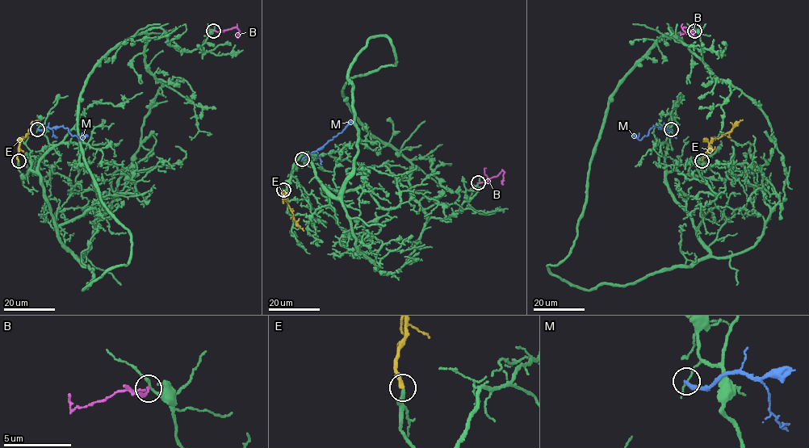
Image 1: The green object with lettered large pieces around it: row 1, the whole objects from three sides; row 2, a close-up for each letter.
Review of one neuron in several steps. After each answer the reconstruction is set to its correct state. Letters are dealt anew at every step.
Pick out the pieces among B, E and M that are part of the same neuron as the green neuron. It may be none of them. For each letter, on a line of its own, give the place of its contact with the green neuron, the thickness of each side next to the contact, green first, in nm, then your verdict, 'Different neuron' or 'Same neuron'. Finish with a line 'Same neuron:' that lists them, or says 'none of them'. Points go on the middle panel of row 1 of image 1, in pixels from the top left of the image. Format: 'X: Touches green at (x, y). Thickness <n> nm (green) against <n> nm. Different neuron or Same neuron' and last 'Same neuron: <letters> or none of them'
B: Touches green at (478, 182). Thickness 180 nm (green) against 200 nm. Different neuron
E: Touches green at (283, 190). Thickness 200 nm (green) against 360 nm. Same neuron
M: Touches green at (302, 159). Thickness 110 nm (green) against 280 nm. Different neuron
Same neuron: E

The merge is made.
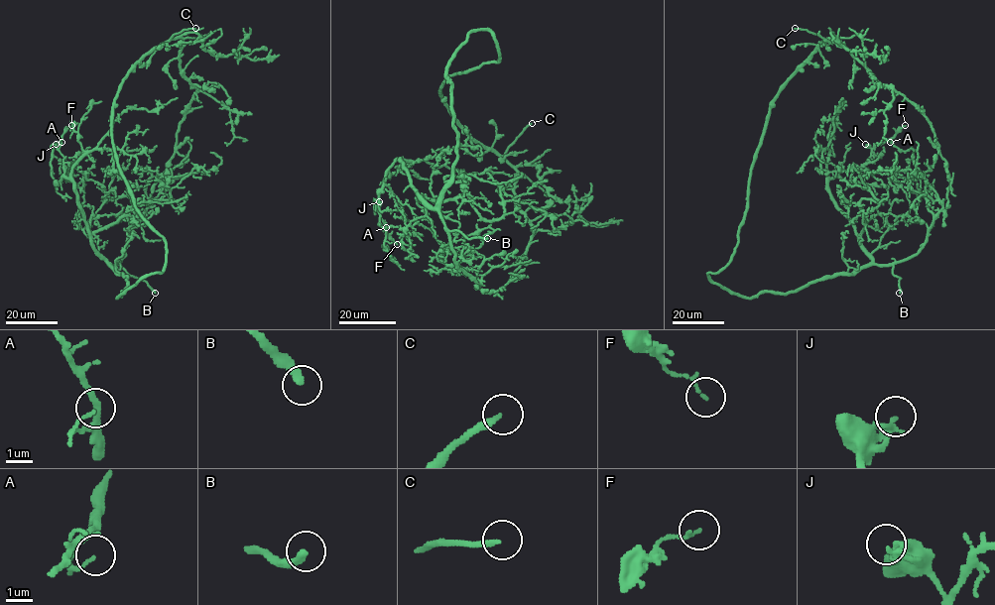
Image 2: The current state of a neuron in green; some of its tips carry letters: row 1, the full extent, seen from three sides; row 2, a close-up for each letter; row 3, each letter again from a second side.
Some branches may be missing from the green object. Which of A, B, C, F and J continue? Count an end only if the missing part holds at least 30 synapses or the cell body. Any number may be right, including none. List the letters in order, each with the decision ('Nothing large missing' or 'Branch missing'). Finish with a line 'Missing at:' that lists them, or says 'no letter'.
A: Nothing large missing
B: Branch missing
C: Branch missing
F: Nothing large missing
J: Nothing large missing
Missing at: B, C

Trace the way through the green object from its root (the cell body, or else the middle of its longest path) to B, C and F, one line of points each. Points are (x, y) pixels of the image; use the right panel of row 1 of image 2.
B: (908, 257), (893, 264), (892, 273), (900, 278), (899, 293)
C: (908, 257), (918, 252), (934, 217), (948, 204), (949, 174), (932, 123), (837, 39), (795, 28)
F: (908, 257), (876, 264), (828, 186), (828, 181), (837, 177), (863, 181), (871, 149), (905, 125)

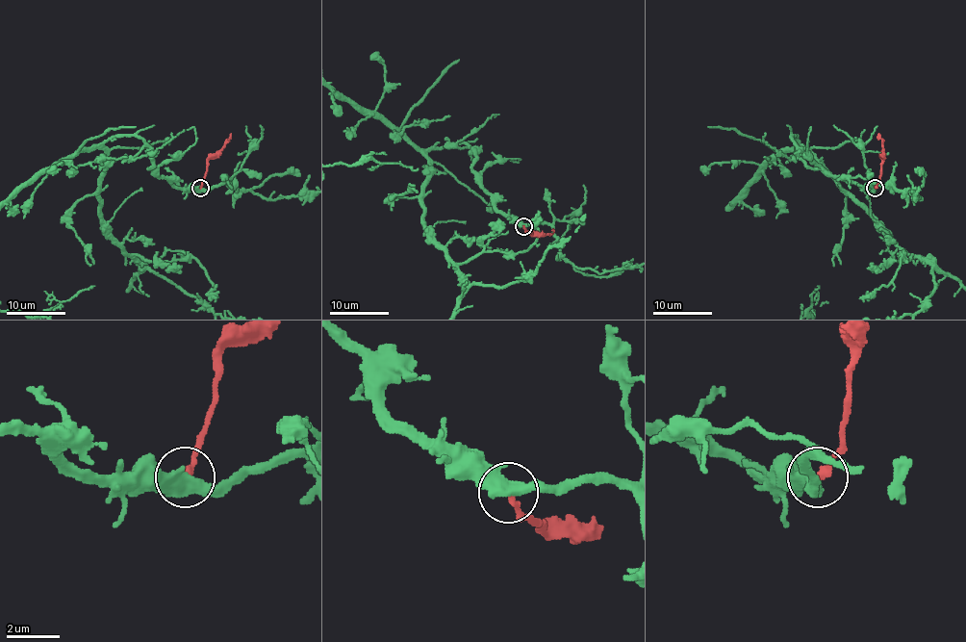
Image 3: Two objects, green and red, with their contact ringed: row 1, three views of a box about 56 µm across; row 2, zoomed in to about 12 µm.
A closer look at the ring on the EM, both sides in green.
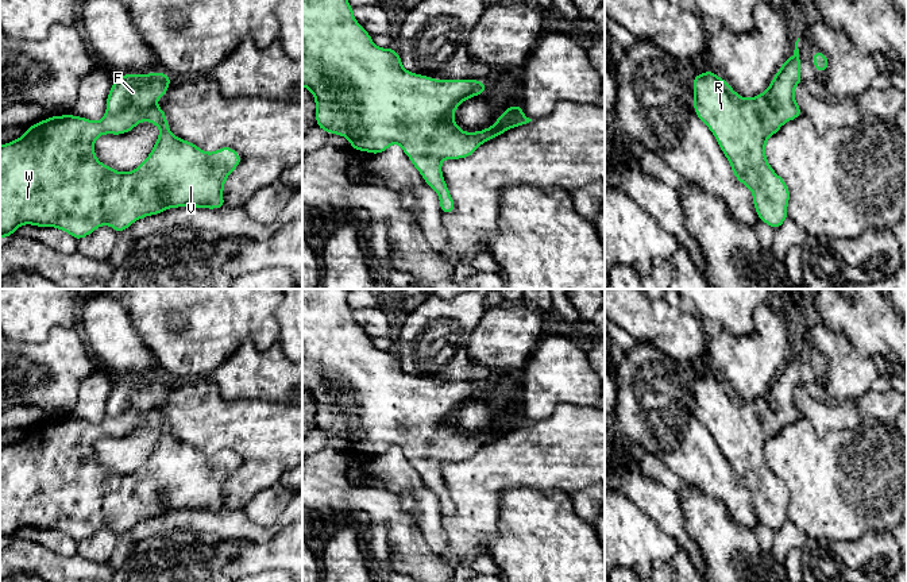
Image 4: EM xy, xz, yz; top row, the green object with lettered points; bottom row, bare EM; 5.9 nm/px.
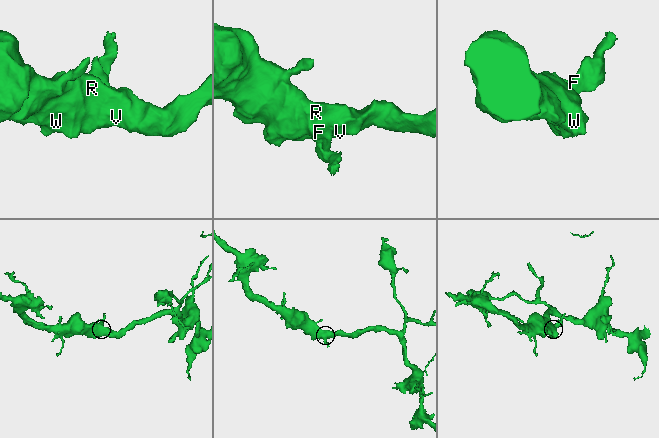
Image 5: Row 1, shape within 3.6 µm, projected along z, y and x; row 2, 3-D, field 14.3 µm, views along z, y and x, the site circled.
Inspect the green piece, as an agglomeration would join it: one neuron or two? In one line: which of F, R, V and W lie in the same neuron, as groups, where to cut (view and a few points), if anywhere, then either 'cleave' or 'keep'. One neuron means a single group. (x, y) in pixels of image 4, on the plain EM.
F R V W | no cut | keep

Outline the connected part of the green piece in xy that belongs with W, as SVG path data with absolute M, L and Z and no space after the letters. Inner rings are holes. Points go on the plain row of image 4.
M162 374L115 379L107 400L107 415L100 424L69 416L50 419L26 431L22 440L0 448L0 540L13 537L15 532L23 527L34 527L42 531L55 529L63 532L78 543L103 527L111 528L120 536L134 524L150 517L158 517L169 510L224 510L224 485L242 465L242 459L228 448L215 455L205 455L194 446L177 440L170 435L165 413L155 406L158 401L166 397L170 385L171 381ZM142 423L159 429L161 436L150 458L135 473L128 475L116 474L96 460L93 447L100 438L130 435Z

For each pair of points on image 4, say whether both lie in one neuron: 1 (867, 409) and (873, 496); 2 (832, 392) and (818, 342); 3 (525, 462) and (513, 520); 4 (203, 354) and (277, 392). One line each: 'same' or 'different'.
1: different
2: same
3: different
4: different

